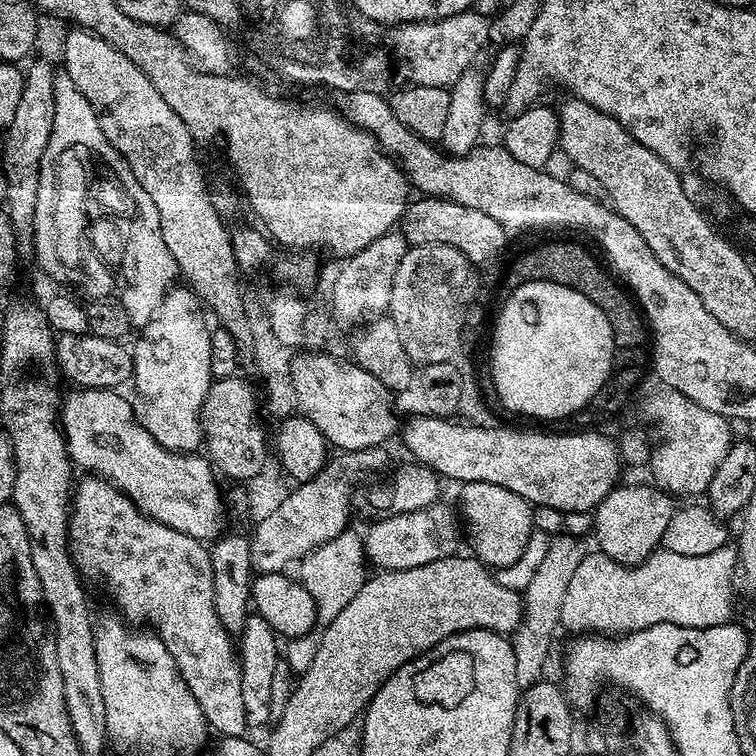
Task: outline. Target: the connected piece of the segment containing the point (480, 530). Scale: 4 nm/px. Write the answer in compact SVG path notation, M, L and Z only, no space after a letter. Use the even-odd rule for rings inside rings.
M470 482L461 487L459 515L462 517L462 528L466 533L466 544L474 553L476 559L488 565L489 569L497 570L508 567L522 557L522 552L526 548L527 540L534 529L534 508L528 501L518 494L506 490L502 486L494 486L494 482Z

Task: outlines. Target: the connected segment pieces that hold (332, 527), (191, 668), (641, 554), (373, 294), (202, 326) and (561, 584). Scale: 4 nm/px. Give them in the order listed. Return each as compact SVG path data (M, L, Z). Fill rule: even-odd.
M379 447L340 452L329 459L315 478L297 483L279 507L267 518L256 522L253 532L250 532L253 573L284 572L287 564L295 565L315 548L342 534L350 524L348 519L352 516L352 491L356 483L371 472L383 473L389 467L388 456L384 451L383 447Z
M88 474L83 477L85 480L75 485L74 495L70 500L70 515L68 518L68 546L72 554L72 560L76 563L77 569L89 581L101 580L104 583L106 591L112 595L112 600L117 604L119 615L128 622L144 622L140 620L148 620L147 627L155 632L160 640L166 646L166 650L170 650L170 654L174 658L174 662L178 666L178 670L182 674L182 678L186 682L186 686L190 686L190 690L194 694L194 698L198 698L198 706L202 706L204 716L208 719L209 725L213 729L220 731L221 737L226 736L244 736L249 731L246 722L246 710L242 702L242 674L240 673L240 658L238 655L237 645L234 643L233 637L222 626L222 622L218 618L218 614L214 612L214 578L210 570L210 551L201 541L190 538L190 534L182 534L178 530L174 530L170 526L166 526L162 522L152 520L147 514L140 511L136 507L136 502L132 500L126 493L120 491L115 484L109 484L107 480L95 475Z
M621 483L594 509L594 535L604 555L621 562L639 562L661 547L674 511L674 500L663 488L648 484Z
M391 232L375 239L359 252L347 257L332 284L330 310L336 325L346 328L359 320L370 322L383 315L389 306L390 290L393 286L394 272L408 249L407 240L398 232Z
M173 286L164 295L160 308L154 312L141 330L132 353L132 375L136 384L134 415L146 431L171 452L195 453L203 445L204 431L200 425L200 411L214 379L210 370L210 324L204 321L205 309L196 293L188 286Z
M555 535L549 544L548 551L541 561L530 584L522 592L524 614L516 631L511 635L512 649L515 656L515 680L523 690L536 684L543 677L544 666L552 646L555 632L558 632L561 616L562 599L570 586L582 558L587 555L588 548L581 537L568 535Z

